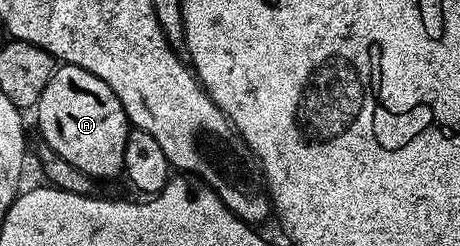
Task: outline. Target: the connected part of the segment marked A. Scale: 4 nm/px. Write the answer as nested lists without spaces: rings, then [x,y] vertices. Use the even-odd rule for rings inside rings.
[[[57,65],[55,72],[50,76],[50,84],[46,84],[39,102],[34,107],[35,114],[36,122],[40,125],[40,134],[44,137],[43,145],[58,152],[58,156],[62,156],[64,162],[70,163],[84,174],[89,174],[93,180],[112,178],[123,171],[124,149],[130,123],[118,96],[114,96],[112,89],[102,80],[98,80],[98,76],[77,66]]]

